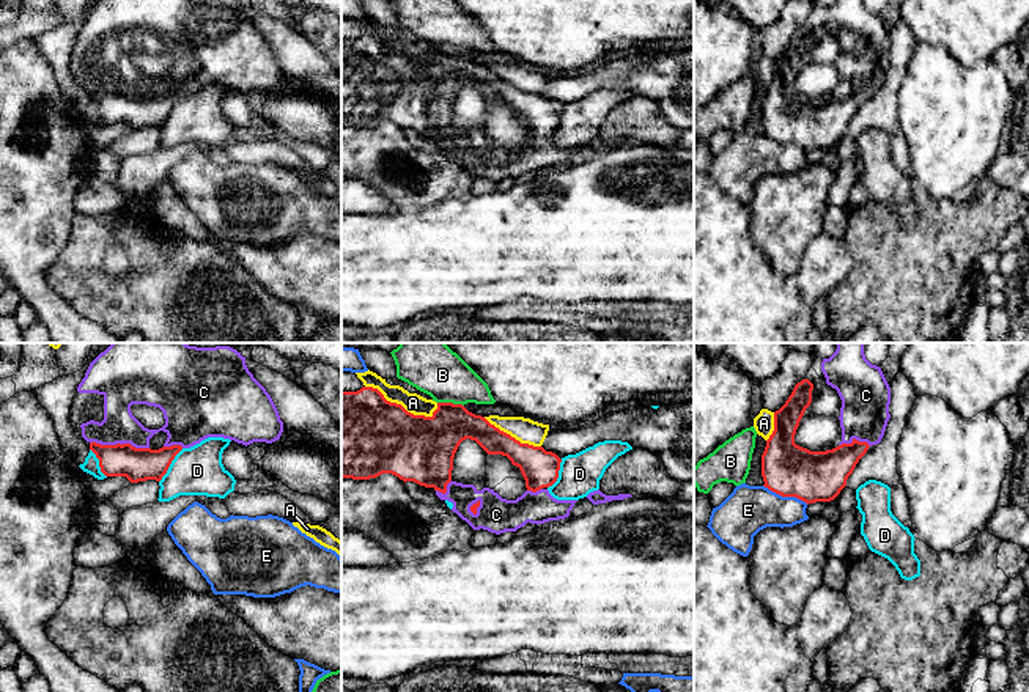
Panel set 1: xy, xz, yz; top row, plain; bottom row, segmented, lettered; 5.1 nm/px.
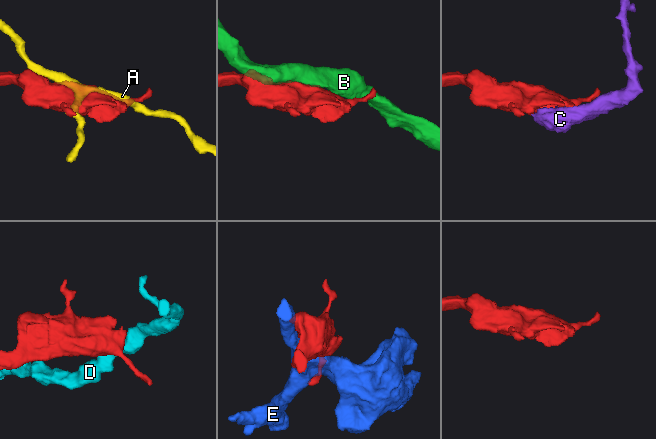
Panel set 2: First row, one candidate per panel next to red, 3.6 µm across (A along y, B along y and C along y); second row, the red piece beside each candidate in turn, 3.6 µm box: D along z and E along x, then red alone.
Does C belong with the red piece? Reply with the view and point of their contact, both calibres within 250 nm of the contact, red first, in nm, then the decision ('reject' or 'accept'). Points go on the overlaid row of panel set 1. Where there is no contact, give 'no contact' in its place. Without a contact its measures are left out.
contact xy (120, 444); calibres 180 and 180 nm; accept

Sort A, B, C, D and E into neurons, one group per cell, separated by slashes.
A / B / C / D / E

